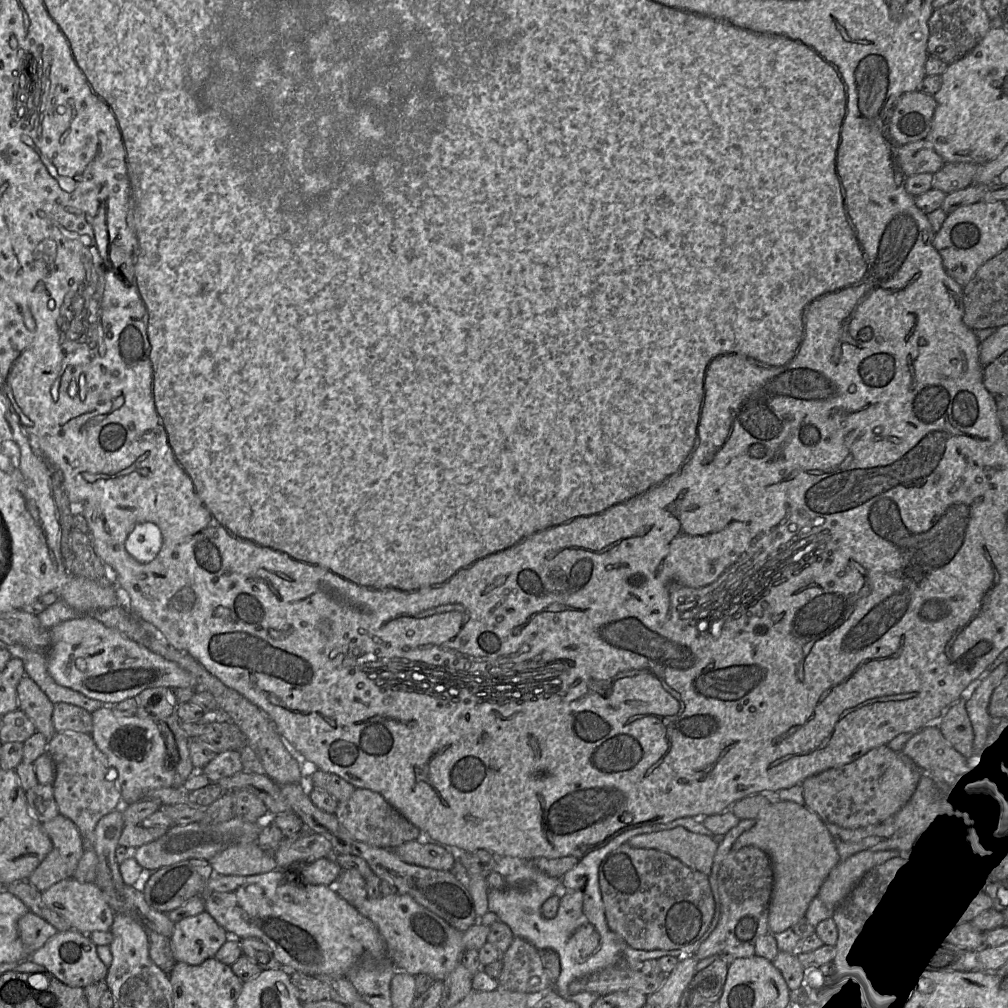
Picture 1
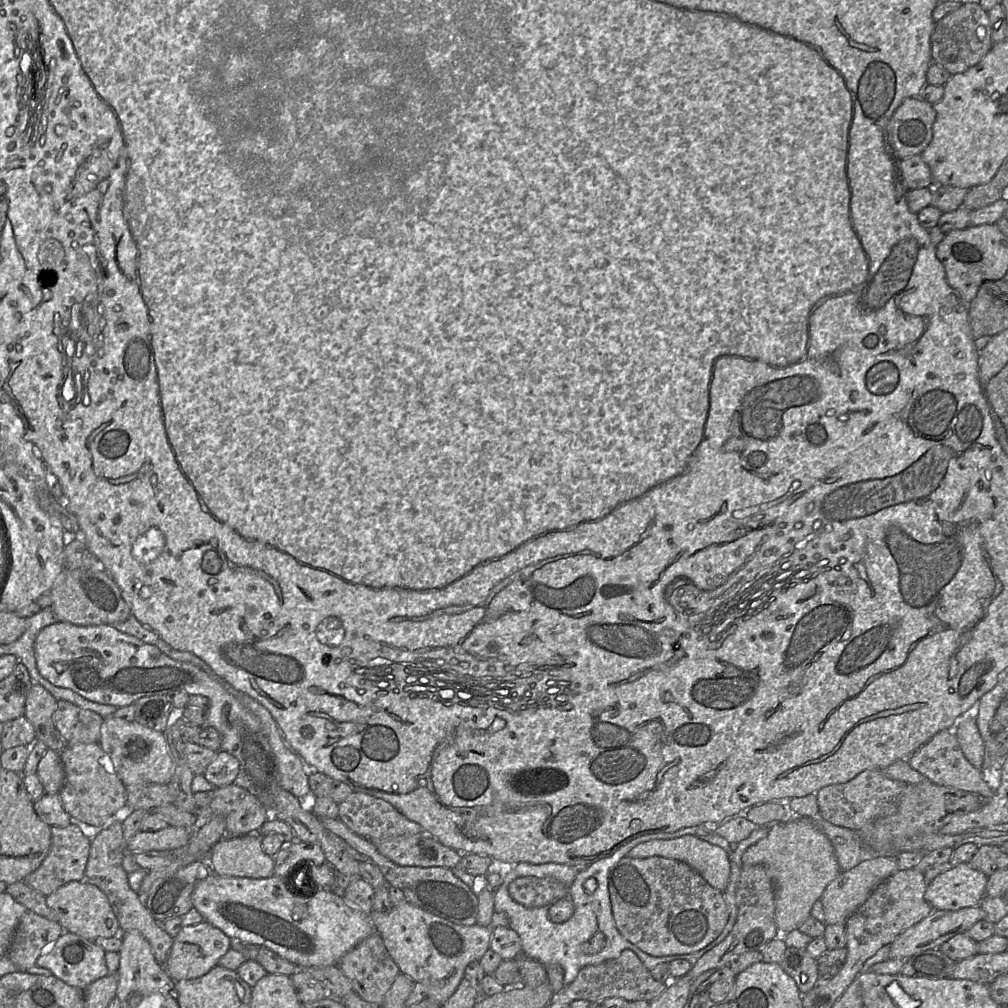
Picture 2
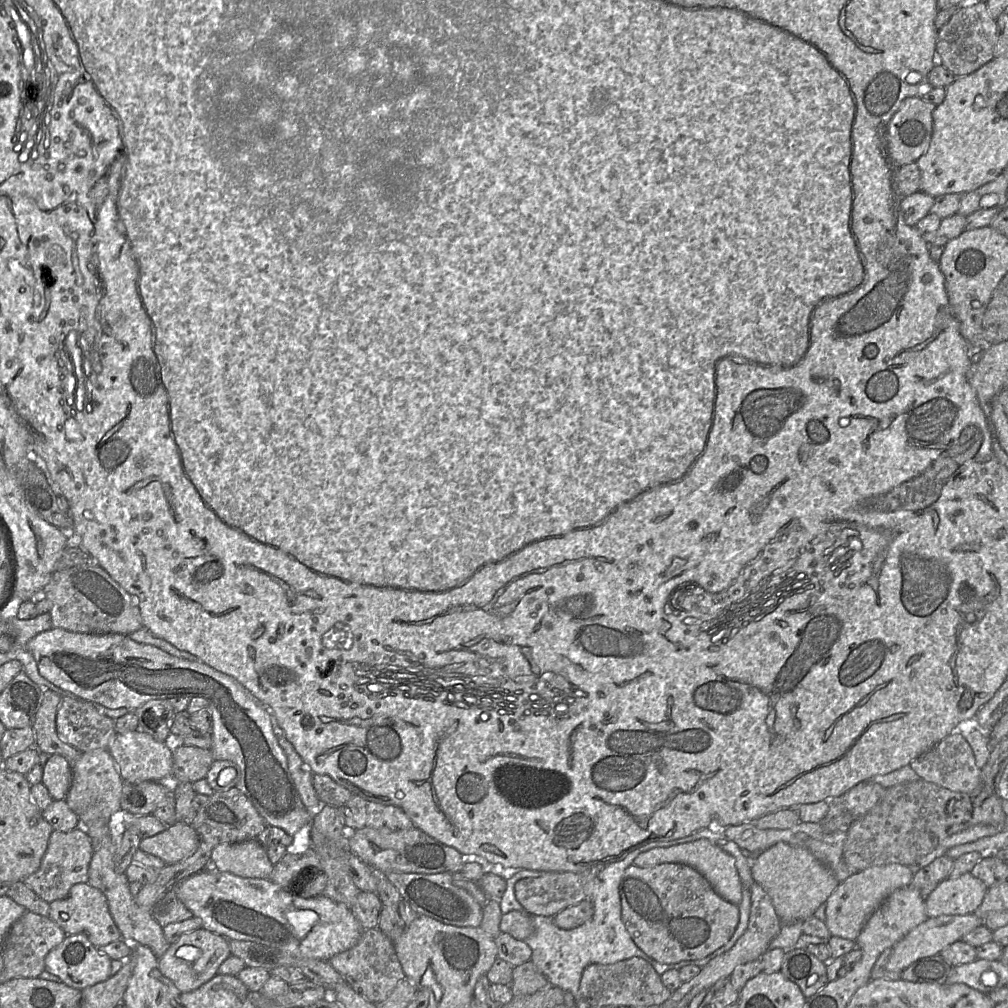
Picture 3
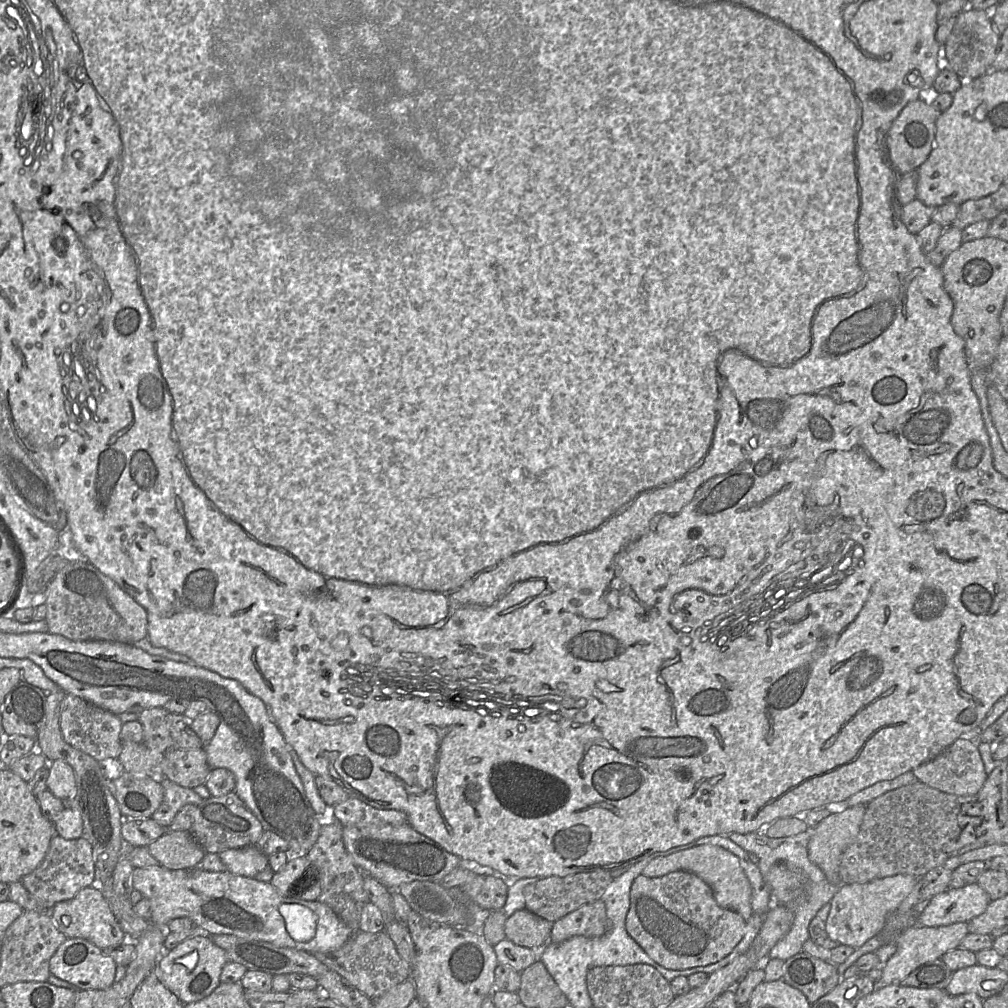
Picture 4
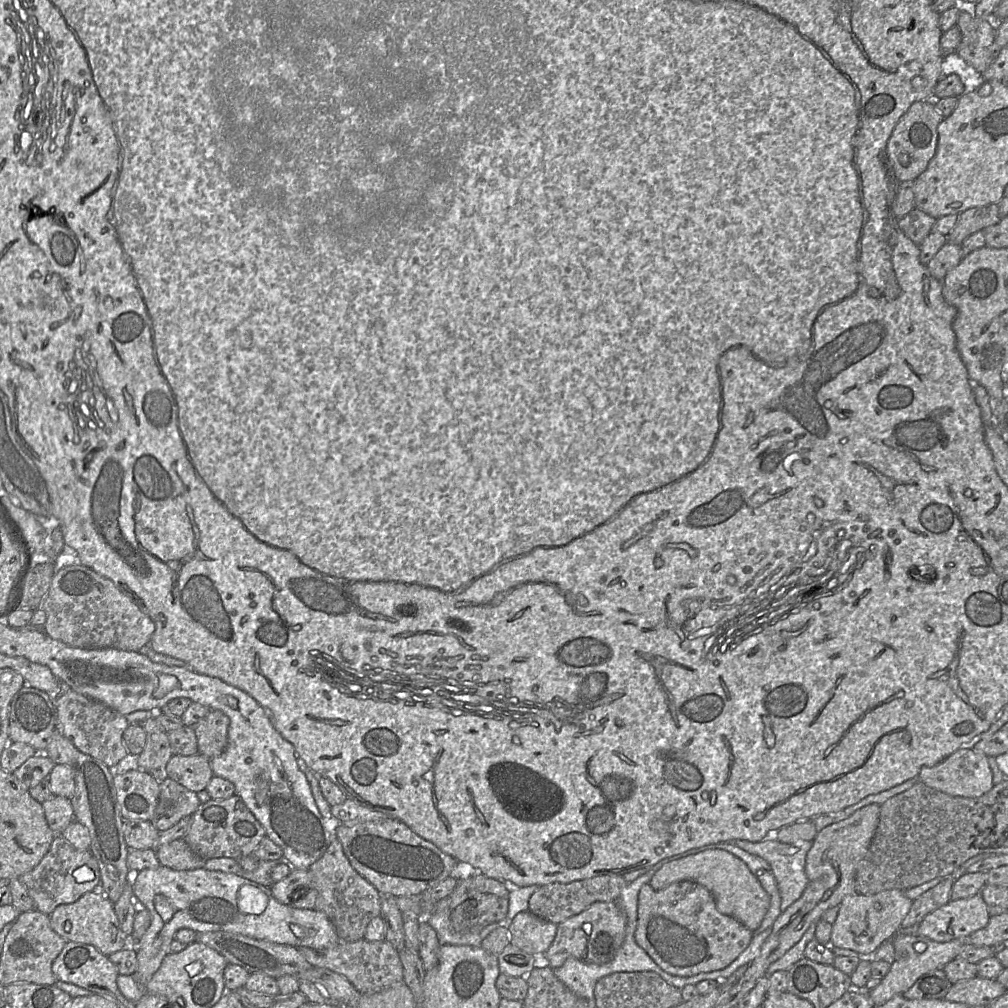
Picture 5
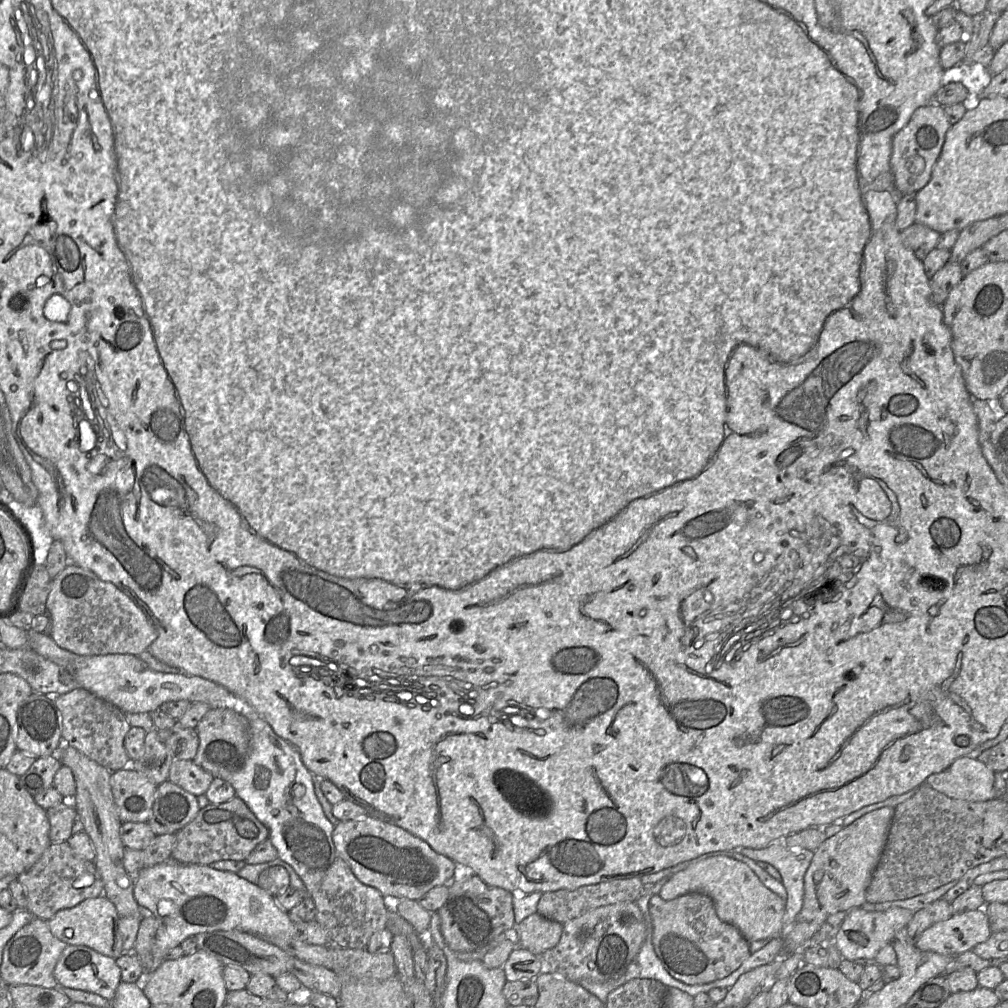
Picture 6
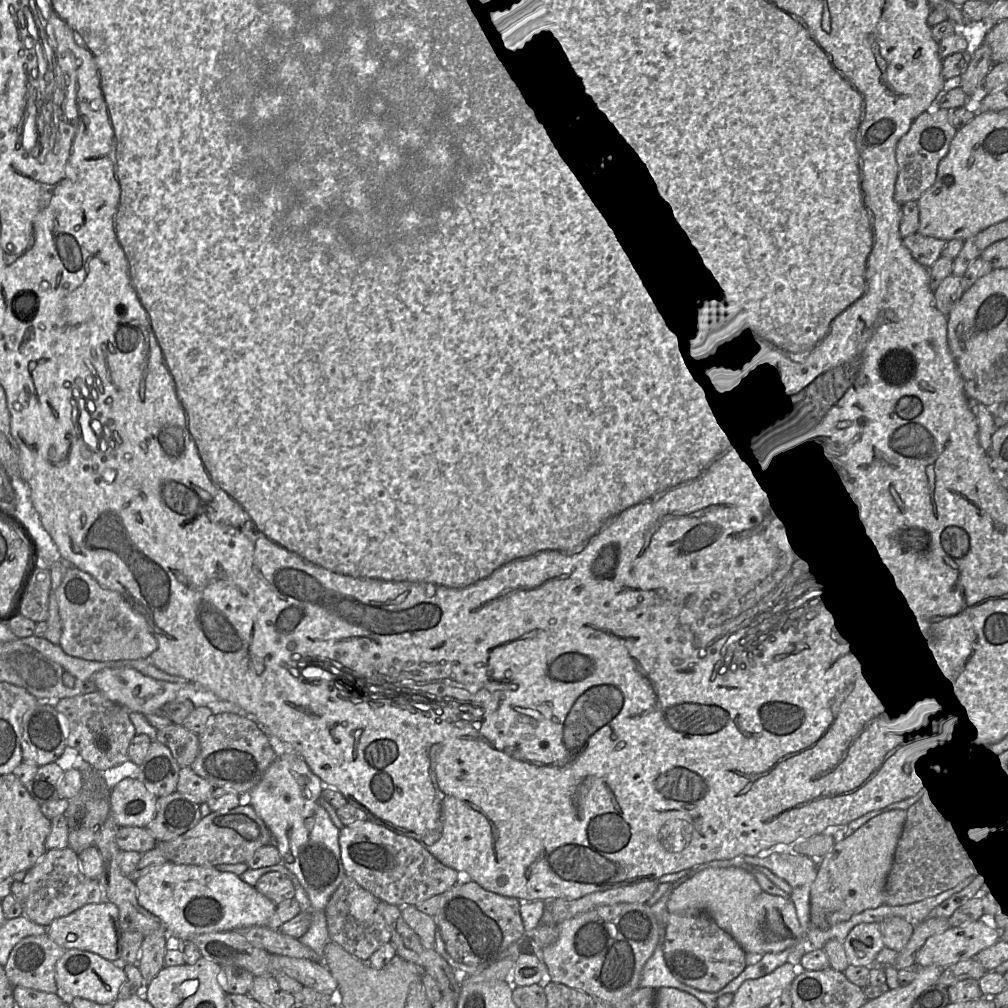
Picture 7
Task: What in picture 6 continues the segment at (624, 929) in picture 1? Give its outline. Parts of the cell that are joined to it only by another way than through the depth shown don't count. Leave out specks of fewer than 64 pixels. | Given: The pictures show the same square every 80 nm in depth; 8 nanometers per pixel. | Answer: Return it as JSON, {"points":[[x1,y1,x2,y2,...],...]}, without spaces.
{"points":[[691,892,672,900,653,894,649,899,650,940,664,968,688,984,708,984,736,971,751,954,751,943,733,925,721,920,712,899]]}

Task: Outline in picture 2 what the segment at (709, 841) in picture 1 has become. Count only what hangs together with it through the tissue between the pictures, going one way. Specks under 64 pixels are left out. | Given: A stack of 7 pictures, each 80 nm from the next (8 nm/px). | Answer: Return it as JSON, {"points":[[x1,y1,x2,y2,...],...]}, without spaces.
{"points":[[694,835,645,841,633,847,628,855,632,858,659,856,684,862,697,871,710,885,721,892,726,890,730,881,731,862,728,852]]}

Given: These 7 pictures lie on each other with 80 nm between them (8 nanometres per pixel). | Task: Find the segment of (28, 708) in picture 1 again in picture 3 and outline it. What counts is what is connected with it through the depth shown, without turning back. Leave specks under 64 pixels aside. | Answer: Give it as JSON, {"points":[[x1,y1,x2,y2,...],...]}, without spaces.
{"points":[[43,689,42,702,32,727,35,733,35,747,41,754,61,755,72,766,81,752,63,741,57,733,56,714,62,697,49,689]]}

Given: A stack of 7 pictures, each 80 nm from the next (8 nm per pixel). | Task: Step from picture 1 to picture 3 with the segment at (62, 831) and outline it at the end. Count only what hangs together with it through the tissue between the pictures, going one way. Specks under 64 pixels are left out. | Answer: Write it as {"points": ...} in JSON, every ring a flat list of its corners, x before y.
{"points":[[82,826,69,832,53,830,39,869,23,882,47,903,64,899,73,885,87,883,93,851,91,839]]}

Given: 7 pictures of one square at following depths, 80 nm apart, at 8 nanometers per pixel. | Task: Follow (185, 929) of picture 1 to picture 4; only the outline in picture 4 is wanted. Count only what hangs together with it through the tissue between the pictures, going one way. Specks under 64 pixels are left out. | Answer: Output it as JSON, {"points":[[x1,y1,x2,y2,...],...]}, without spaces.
{"points":[[197,933,171,950,164,949,154,972,166,988,173,992,183,1004,187,1004,202,1000,215,990,221,983,221,971,228,961,225,950,217,946,208,934]]}

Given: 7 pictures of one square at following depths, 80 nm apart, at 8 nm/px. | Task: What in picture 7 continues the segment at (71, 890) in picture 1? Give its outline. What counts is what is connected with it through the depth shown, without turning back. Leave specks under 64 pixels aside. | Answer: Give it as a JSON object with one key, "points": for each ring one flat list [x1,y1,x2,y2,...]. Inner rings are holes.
{"points":[[111,902,87,904,67,916,53,920,47,927,47,935,65,950,89,951,113,963,121,963,122,930,118,908],[71,933,75,936,74,941,68,941,68,935]]}

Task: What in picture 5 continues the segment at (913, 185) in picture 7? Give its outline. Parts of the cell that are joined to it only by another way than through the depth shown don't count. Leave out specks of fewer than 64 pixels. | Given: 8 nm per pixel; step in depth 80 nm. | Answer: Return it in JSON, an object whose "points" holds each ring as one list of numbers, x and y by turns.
{"points":[[933,100,914,102,900,117,886,146,886,161,889,162,897,183,912,184,926,170,936,153,937,127,943,119]]}

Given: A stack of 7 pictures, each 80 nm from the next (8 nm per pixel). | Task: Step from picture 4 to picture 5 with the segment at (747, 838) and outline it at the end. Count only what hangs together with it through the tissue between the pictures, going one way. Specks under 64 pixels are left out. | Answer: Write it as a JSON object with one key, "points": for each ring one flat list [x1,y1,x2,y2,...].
{"points":[[771,836,759,842,751,842,741,839,732,840,731,842,749,854,763,858,770,865,770,871,775,878,781,897,780,907,782,911,786,910,792,903,802,896,808,884,805,865,812,842,783,843,771,838]]}

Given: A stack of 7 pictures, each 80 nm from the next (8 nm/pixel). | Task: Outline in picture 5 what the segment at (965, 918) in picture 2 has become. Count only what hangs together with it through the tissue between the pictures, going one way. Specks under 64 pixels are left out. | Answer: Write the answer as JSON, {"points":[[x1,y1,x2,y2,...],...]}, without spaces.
{"points":[[898,933,892,938,895,948,895,960,891,963,889,972,878,984,870,989,870,997,874,1005,882,1005,895,995,903,995,925,973,945,967,945,965,958,957,962,940,937,942,918,933]]}

